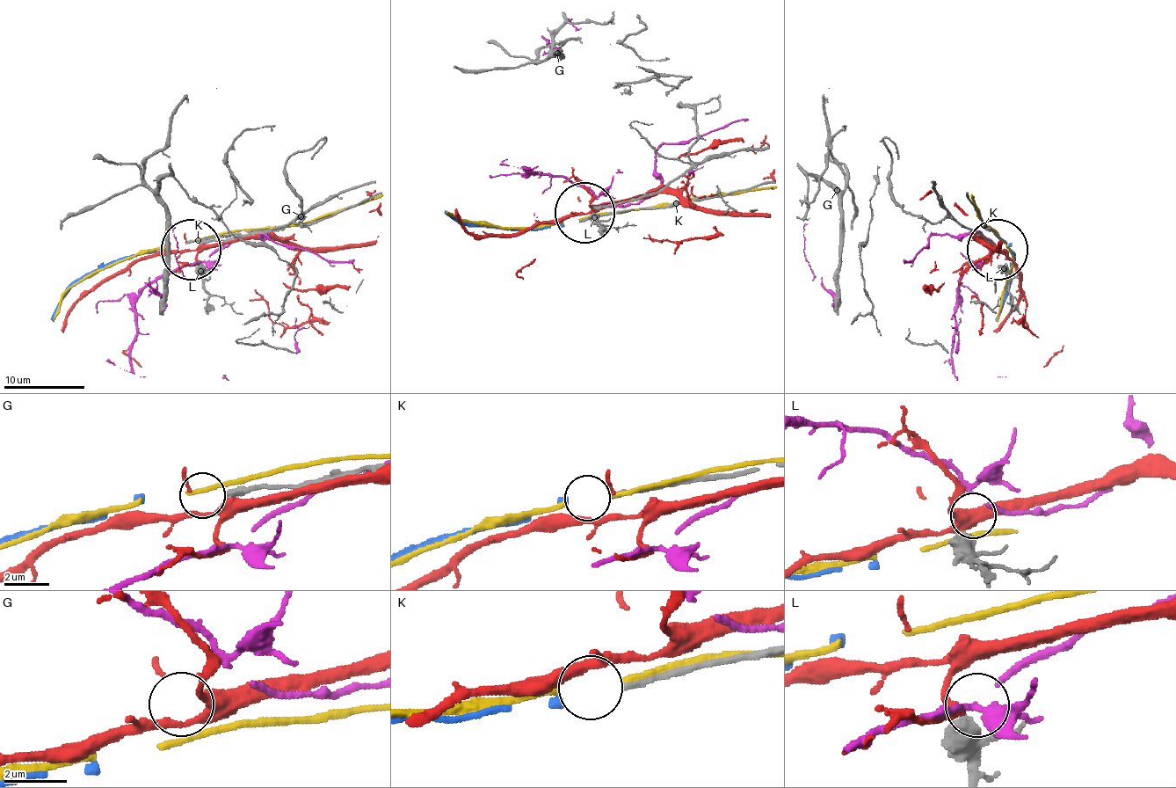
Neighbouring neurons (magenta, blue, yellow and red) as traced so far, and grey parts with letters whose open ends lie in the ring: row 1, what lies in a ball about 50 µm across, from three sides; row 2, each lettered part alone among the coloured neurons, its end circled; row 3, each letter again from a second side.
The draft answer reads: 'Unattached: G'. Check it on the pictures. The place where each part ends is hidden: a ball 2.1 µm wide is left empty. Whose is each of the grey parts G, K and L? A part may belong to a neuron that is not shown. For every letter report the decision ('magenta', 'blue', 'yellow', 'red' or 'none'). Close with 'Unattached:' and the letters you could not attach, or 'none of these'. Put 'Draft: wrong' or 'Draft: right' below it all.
G: none
K: blue
L: magenta
Unattached: G
Draft: right

